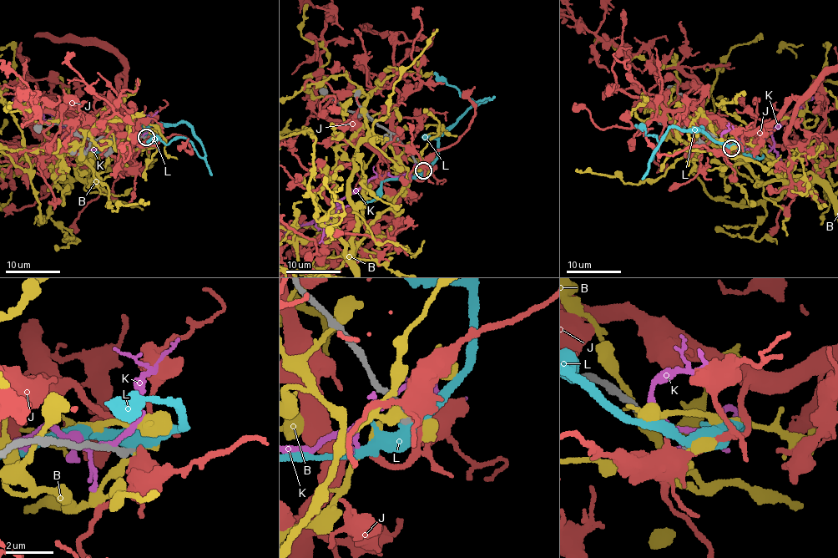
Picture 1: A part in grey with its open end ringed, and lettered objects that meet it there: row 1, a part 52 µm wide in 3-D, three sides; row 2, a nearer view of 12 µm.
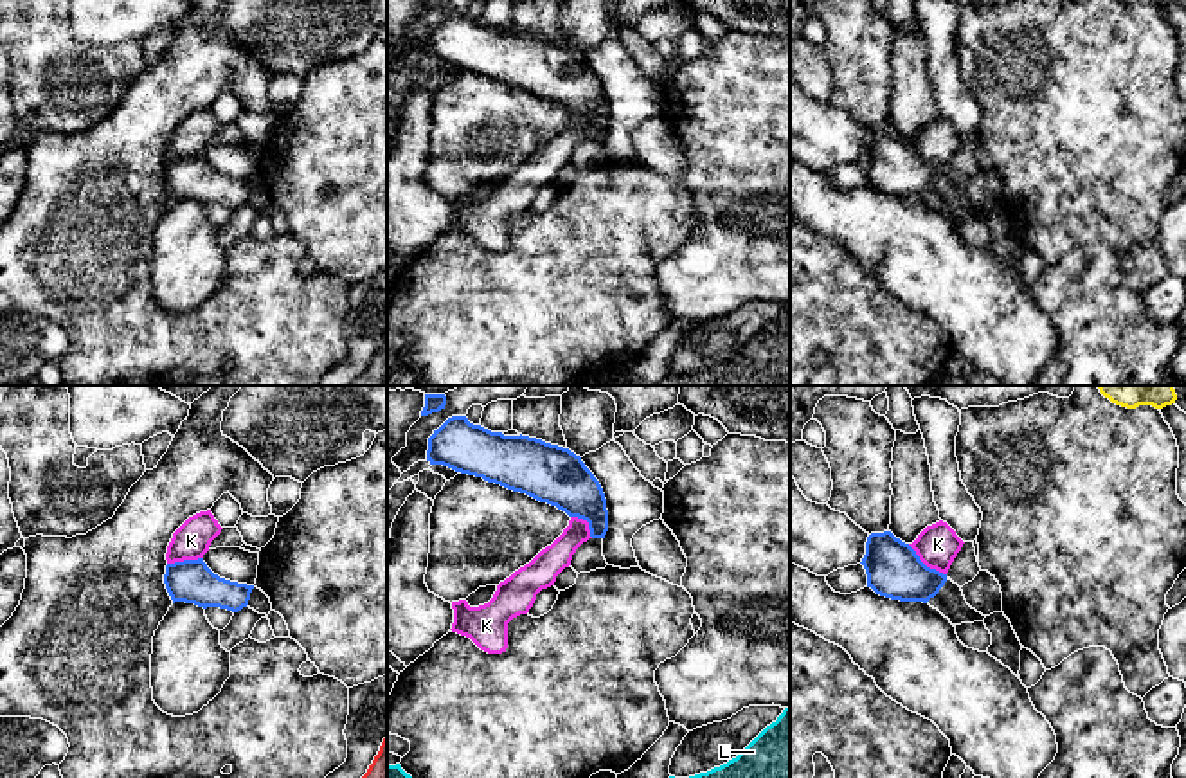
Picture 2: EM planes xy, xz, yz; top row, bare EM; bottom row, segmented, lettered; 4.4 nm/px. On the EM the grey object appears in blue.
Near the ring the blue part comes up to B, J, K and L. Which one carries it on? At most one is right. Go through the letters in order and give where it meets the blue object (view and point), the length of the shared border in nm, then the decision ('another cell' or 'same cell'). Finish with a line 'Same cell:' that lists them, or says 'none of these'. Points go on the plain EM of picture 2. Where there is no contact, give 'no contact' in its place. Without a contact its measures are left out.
B: no contact; another cell
J: no contact; another cell
K: contact yz (924, 161); length 220 nm; another cell
L: no contact; same cell
Same cell: L

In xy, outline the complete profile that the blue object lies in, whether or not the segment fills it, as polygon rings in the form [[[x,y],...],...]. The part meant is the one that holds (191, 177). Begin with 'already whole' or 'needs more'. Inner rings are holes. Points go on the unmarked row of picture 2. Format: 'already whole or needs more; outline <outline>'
already whole; outline [[[203,155],[166,162],[166,185],[175,198],[198,204],[220,204],[232,209],[248,202],[254,182],[230,178],[214,171]]]

